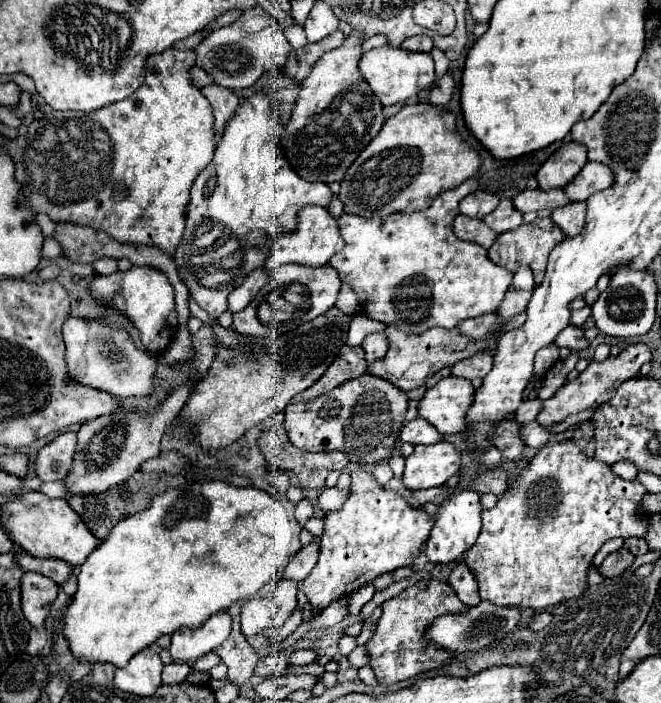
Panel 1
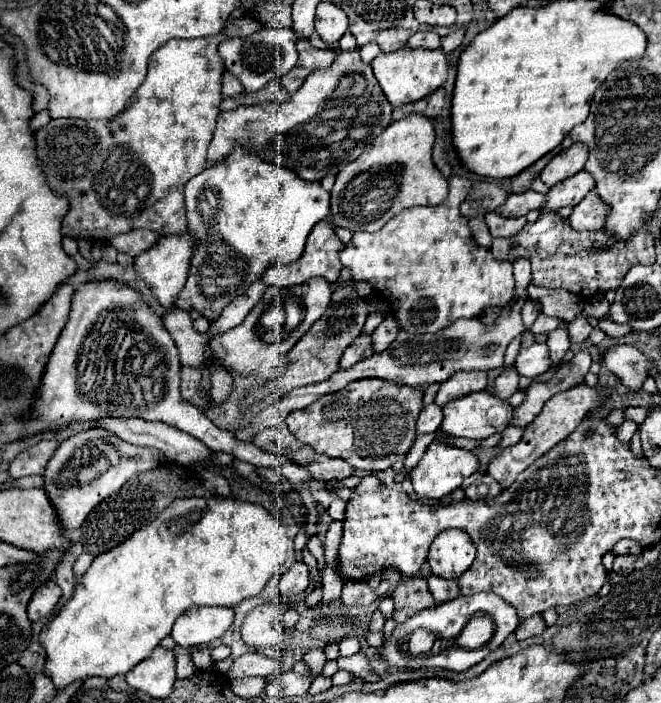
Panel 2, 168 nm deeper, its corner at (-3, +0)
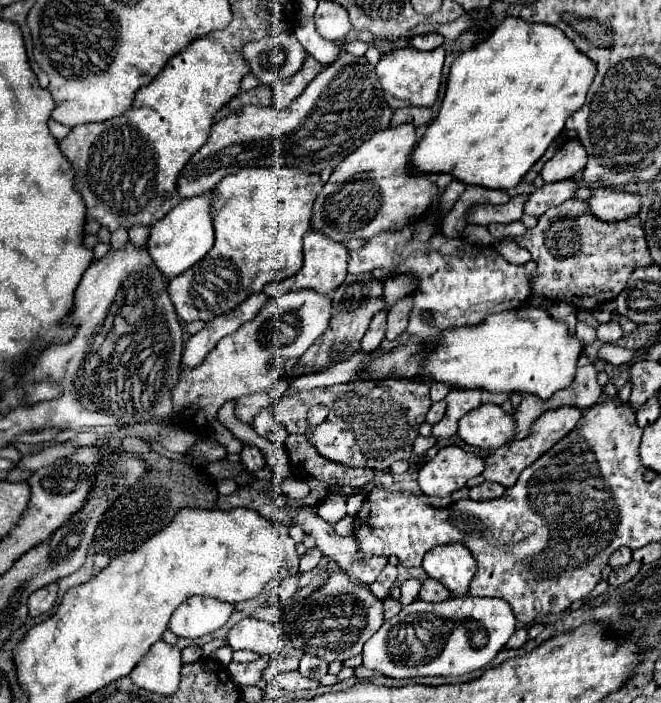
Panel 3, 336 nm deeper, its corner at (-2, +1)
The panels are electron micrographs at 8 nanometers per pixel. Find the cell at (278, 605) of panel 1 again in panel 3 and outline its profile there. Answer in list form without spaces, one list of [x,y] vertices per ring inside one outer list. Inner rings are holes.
[[[246,617],[230,629],[226,643],[230,645],[232,651],[248,649],[258,655],[274,657],[282,651],[286,637],[282,635],[282,631],[276,625],[258,621],[254,617]]]

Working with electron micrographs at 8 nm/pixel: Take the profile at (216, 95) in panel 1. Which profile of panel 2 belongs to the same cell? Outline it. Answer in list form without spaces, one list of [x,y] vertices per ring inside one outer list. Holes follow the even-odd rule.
[[[341,50],[333,66],[309,74],[287,102],[221,110],[207,152],[207,166],[221,162],[239,140],[253,146],[263,160],[289,168],[303,180],[321,180],[359,158],[365,146],[389,126],[391,110],[393,106],[377,84],[371,66],[363,64],[359,50]]]

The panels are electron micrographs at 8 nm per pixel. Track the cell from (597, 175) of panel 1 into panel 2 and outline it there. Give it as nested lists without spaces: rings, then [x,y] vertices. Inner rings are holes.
[[[581,170],[569,180],[563,180],[549,190],[543,210],[557,210],[561,206],[577,206],[589,192],[595,192],[593,174],[589,174],[587,170]]]

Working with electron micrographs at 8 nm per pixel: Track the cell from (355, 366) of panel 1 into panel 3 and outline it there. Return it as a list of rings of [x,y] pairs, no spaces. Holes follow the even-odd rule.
[[[382,309],[374,315],[374,319],[362,339],[362,351],[372,351],[382,343],[384,333],[386,333],[386,317],[388,317],[388,309]]]

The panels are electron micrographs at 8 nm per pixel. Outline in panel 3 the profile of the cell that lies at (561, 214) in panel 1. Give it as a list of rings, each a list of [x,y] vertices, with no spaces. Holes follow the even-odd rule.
[[[594,189],[588,199],[590,211],[602,221],[620,221],[640,211],[640,195],[618,189]]]

